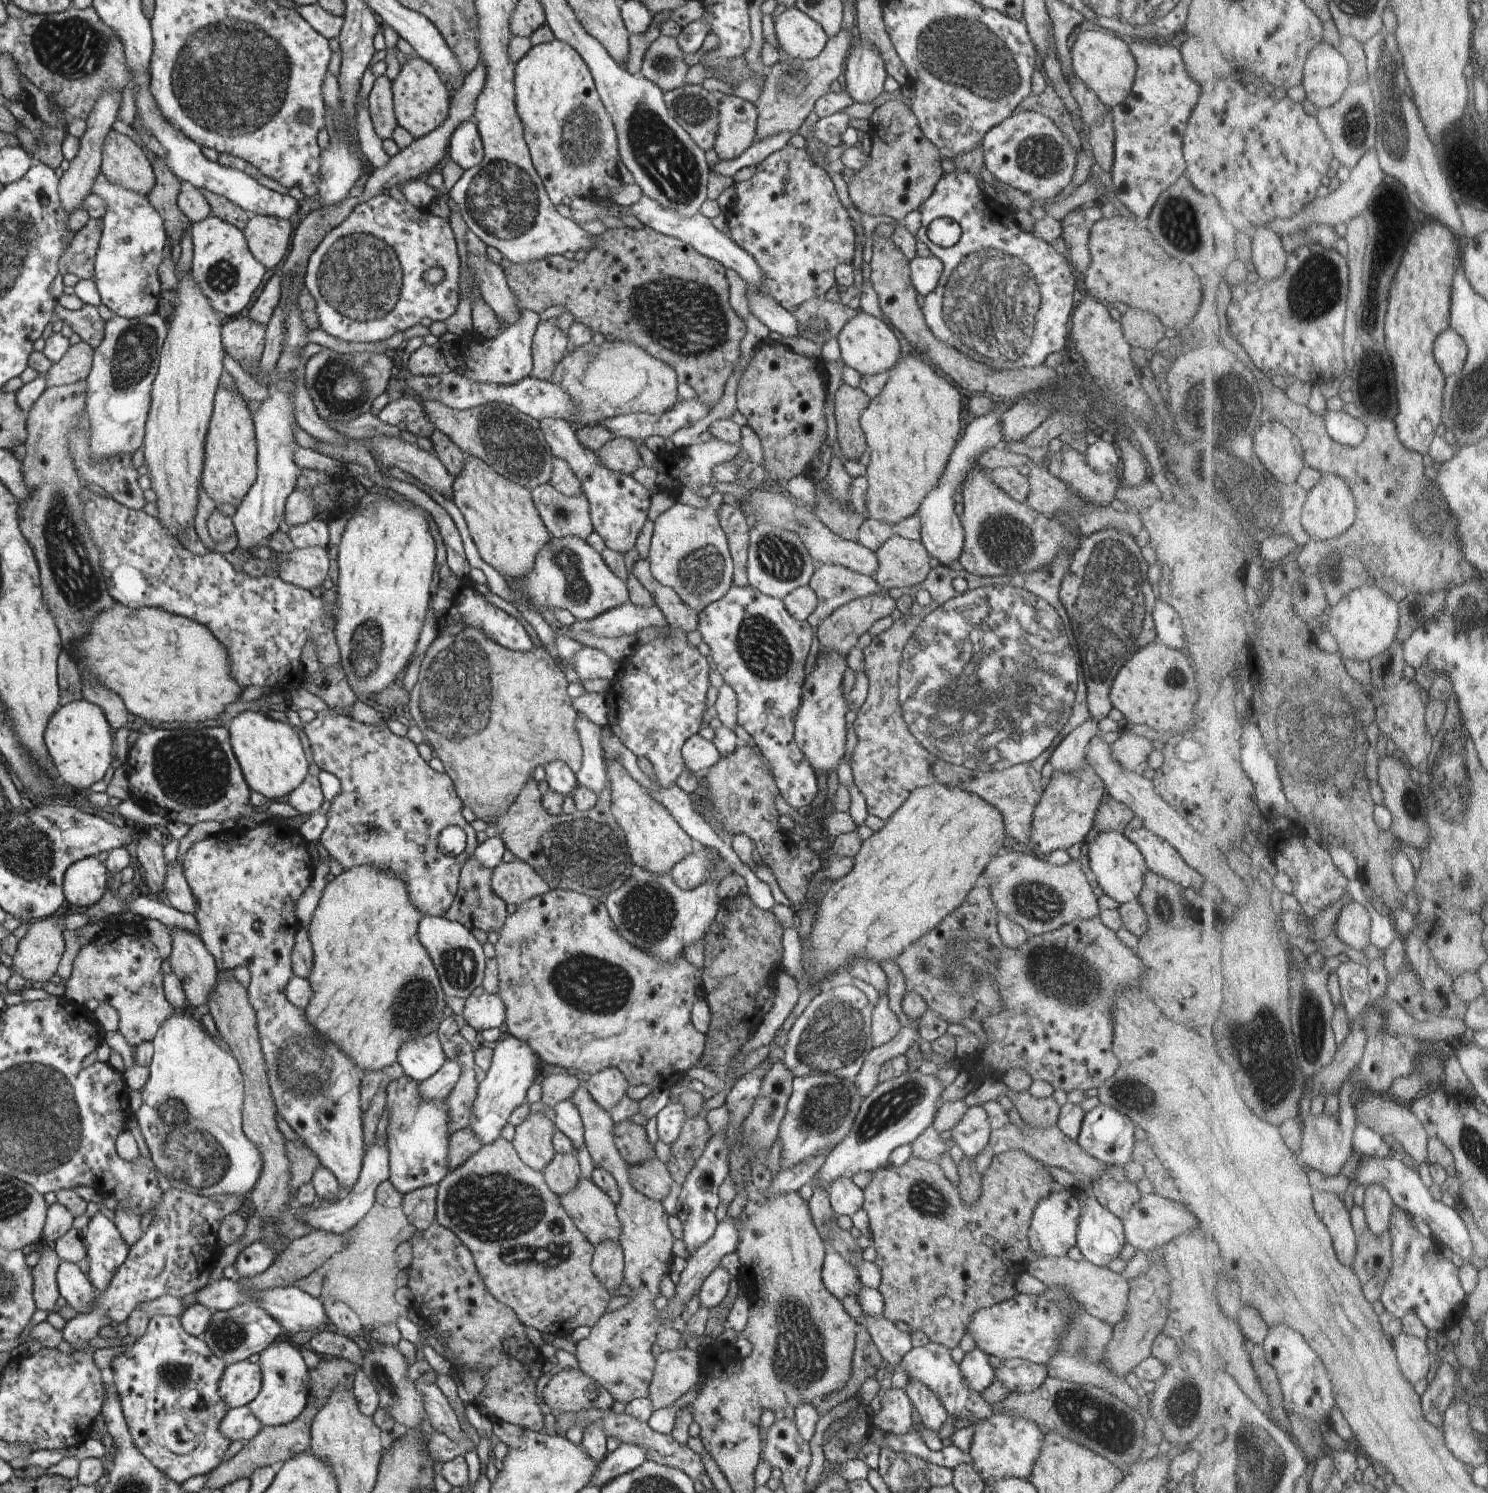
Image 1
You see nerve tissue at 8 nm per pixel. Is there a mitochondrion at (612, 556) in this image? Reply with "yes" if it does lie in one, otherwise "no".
no

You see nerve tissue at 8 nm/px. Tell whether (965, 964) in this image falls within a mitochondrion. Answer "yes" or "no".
yes

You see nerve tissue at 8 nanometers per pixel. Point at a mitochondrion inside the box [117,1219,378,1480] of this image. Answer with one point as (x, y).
(172, 1375)

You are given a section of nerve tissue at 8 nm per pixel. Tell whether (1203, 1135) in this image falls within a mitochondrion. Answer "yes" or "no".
no

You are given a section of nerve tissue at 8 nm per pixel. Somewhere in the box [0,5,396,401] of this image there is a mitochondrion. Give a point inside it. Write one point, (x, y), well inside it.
(230, 78)

